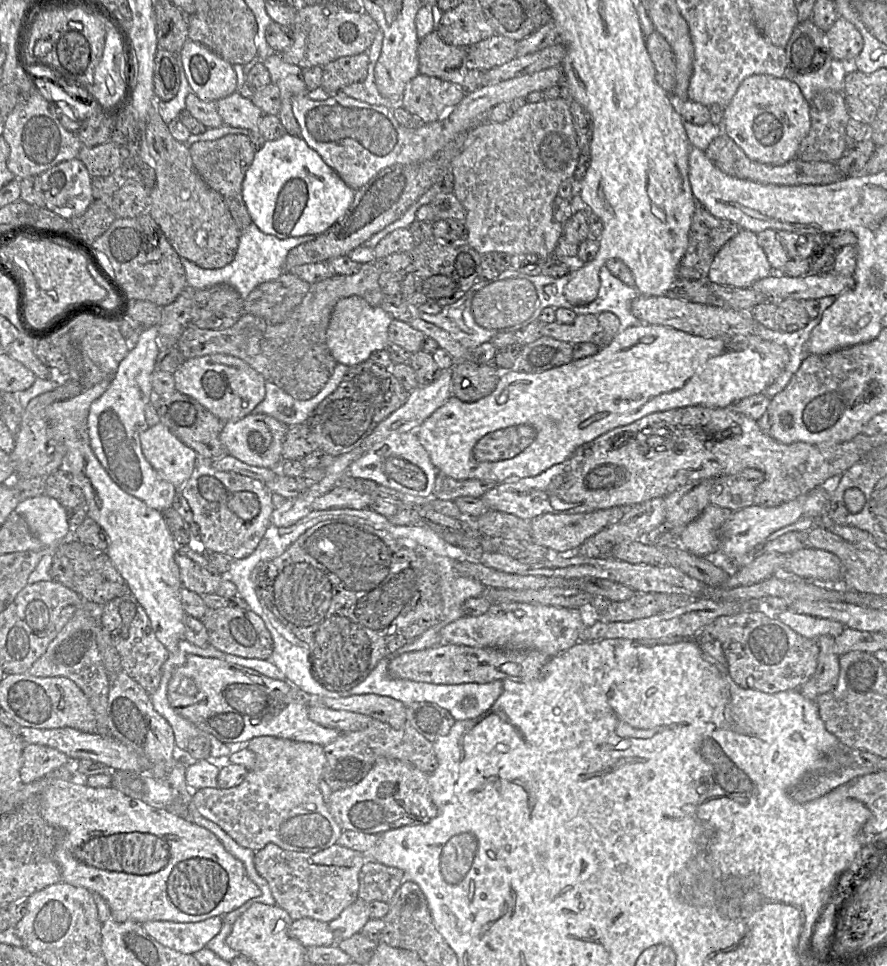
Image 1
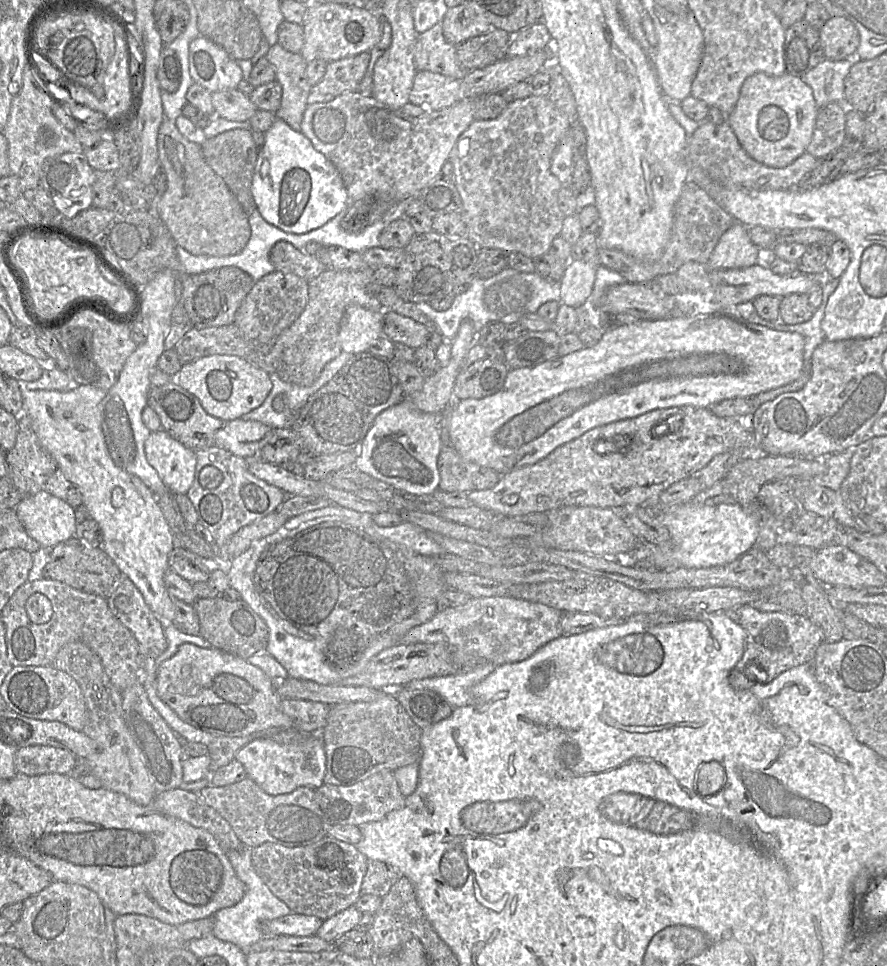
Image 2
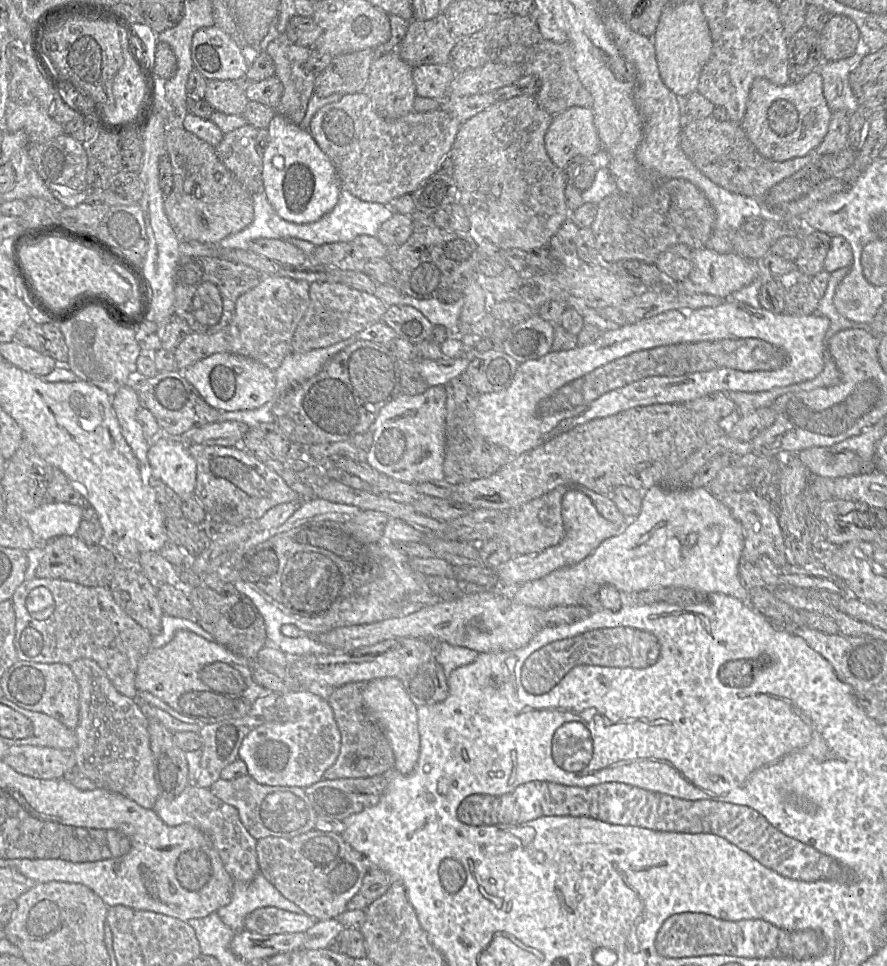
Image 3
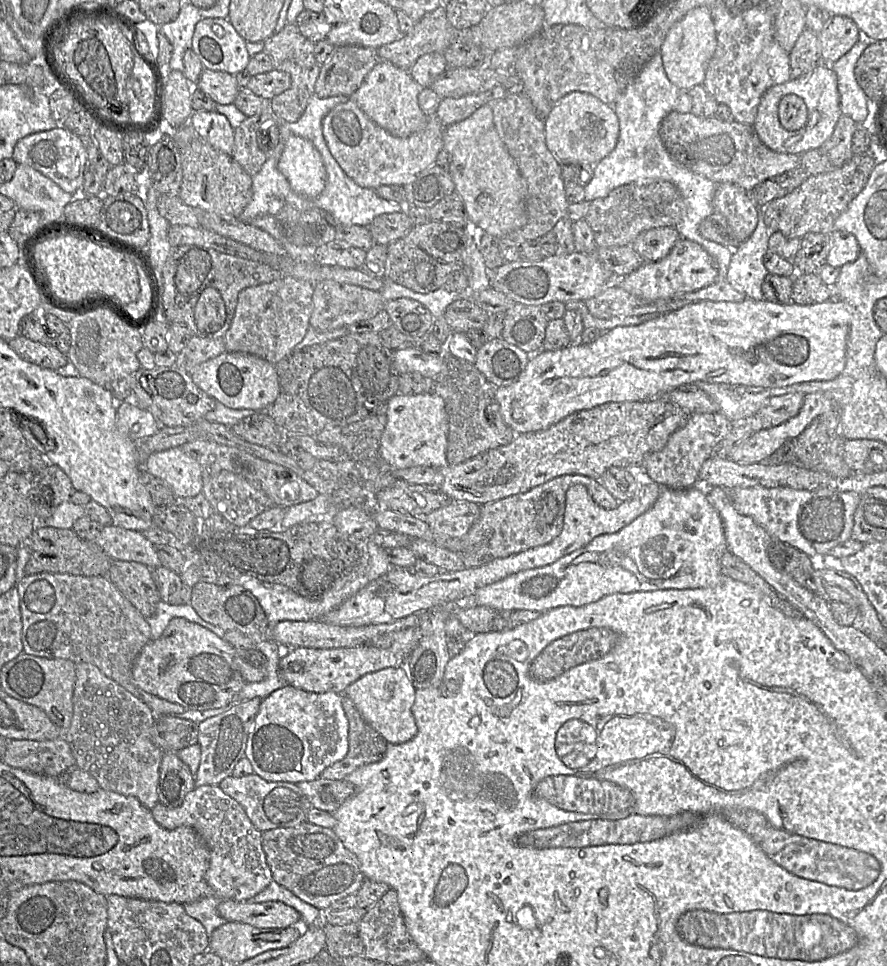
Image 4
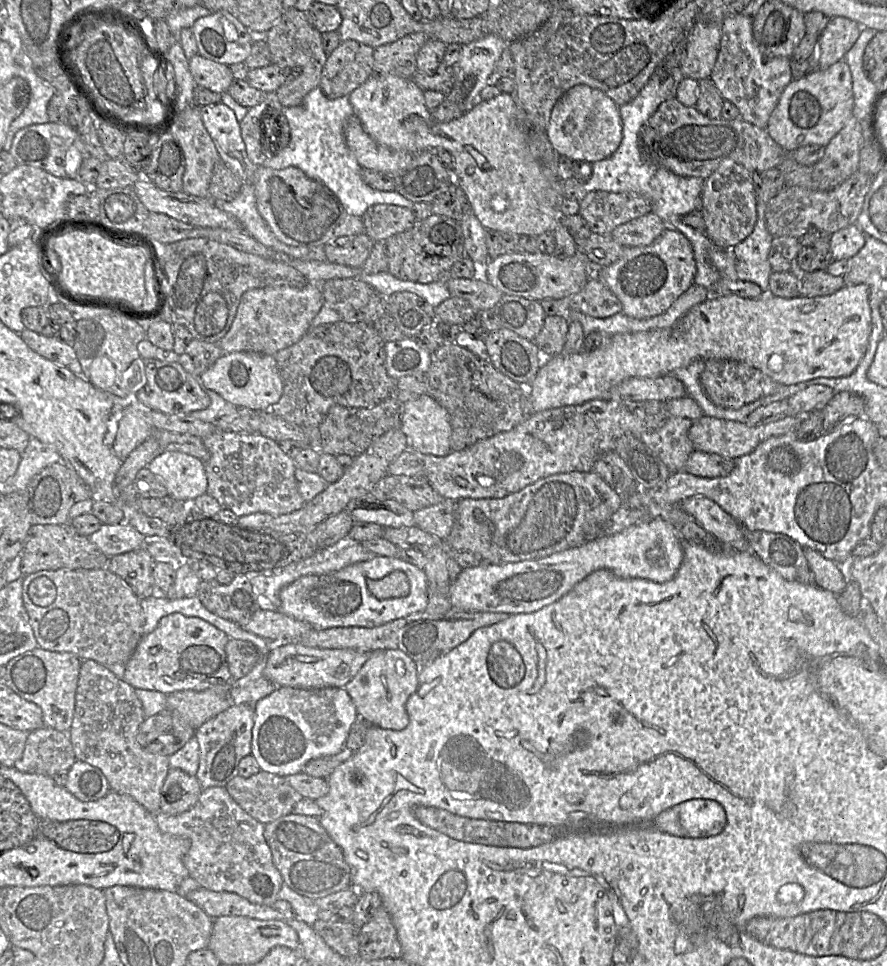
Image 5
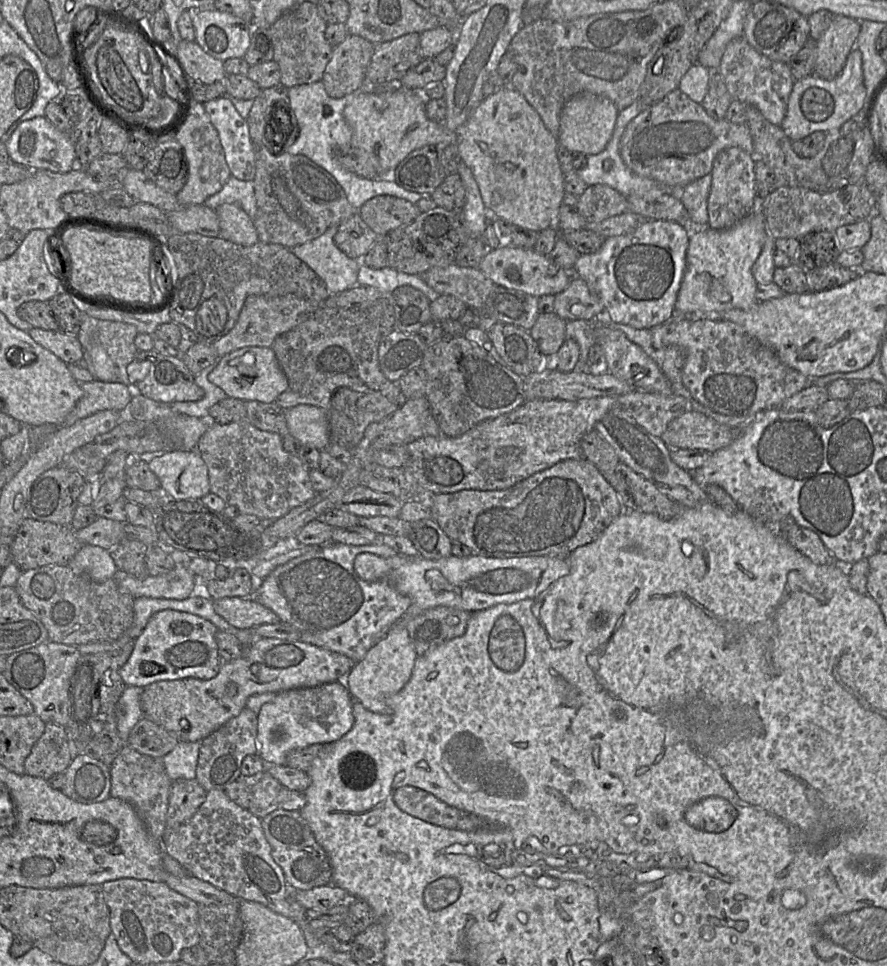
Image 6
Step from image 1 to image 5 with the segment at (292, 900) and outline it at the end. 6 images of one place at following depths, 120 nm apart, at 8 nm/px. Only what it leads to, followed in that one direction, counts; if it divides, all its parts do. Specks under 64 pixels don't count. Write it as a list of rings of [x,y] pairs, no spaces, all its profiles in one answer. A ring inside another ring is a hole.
[[[287,814],[265,824],[264,837],[284,884],[298,894],[316,900],[351,887],[351,871],[343,852],[317,817]]]

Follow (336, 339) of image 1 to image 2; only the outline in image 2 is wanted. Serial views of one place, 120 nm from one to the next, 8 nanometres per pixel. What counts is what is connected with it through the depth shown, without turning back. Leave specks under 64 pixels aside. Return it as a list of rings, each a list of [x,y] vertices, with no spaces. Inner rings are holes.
[[[360,305],[347,308],[339,332],[341,349],[356,354],[368,349],[383,336],[383,312]]]

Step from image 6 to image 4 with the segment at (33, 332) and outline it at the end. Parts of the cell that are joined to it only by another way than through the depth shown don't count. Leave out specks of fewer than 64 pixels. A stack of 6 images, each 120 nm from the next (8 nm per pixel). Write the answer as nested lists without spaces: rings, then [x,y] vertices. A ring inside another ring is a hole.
[[[22,335],[7,341],[9,347],[23,360],[56,371],[69,361],[55,346],[32,341]]]

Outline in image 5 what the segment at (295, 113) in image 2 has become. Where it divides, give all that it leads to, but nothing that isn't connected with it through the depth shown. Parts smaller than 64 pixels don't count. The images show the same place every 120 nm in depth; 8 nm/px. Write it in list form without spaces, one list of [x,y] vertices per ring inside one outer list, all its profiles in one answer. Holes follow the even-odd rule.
[[[294,7],[285,9],[279,20],[266,33],[266,42],[271,55],[271,63],[282,68],[289,68],[297,73],[297,77],[285,82],[277,89],[276,98],[282,107],[294,107],[301,104],[304,97],[320,84],[321,73],[328,55],[325,53],[322,45],[322,34],[314,28],[309,22],[306,12],[299,11]]]

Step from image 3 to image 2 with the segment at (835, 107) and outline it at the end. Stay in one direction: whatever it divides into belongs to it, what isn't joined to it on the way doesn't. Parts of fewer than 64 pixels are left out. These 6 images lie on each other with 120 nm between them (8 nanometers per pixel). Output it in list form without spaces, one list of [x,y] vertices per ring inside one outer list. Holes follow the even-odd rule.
[[[825,59],[801,77],[812,88],[819,108],[831,102],[844,104],[845,78],[853,62],[854,59],[840,61]]]

